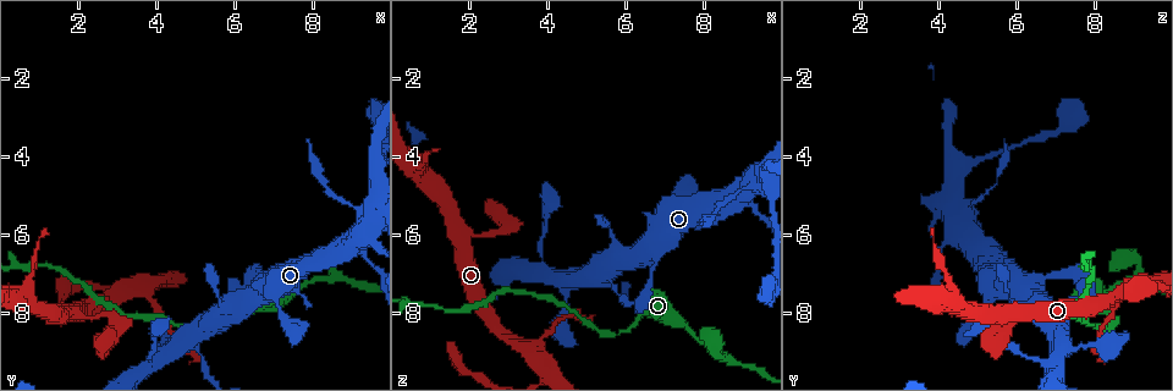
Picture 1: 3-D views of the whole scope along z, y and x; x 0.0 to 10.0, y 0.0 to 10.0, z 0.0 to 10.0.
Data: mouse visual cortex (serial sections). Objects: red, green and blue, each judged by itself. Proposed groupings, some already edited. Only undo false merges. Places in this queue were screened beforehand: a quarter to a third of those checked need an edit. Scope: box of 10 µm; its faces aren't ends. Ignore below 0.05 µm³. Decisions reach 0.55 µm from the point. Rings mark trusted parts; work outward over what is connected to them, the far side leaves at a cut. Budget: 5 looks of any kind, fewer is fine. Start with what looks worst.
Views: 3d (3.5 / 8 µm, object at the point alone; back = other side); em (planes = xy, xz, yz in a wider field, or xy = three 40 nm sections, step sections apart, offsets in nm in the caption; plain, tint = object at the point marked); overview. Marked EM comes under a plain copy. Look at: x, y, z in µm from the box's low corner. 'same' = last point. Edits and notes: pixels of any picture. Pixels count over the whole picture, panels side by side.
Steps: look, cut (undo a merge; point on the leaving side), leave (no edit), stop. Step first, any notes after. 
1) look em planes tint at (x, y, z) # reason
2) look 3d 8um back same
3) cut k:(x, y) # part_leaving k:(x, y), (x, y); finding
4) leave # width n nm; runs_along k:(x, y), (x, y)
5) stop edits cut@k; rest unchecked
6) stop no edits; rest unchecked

look 3d 3.5um at (5.85, 8.15, 8.60)

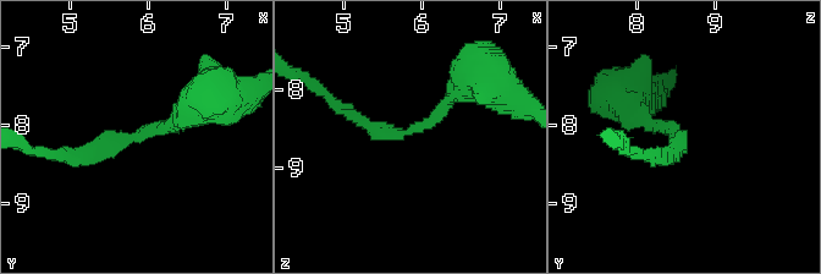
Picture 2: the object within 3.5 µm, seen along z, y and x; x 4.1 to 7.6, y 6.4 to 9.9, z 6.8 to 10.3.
look em xy step 3 tint at (5.85, 8.15, 8.55) # arm_widths 200, 200 nm; now the EM

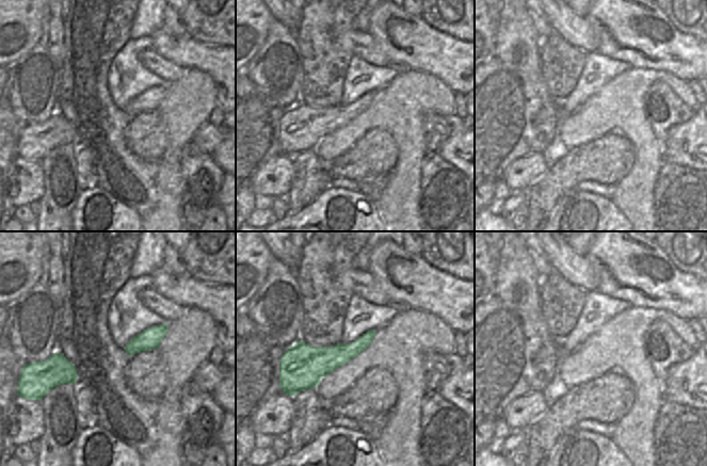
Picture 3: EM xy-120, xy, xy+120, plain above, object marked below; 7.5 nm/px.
leave # runs_along 2:(191, 109), (169, 127), (67, 158); one cell here

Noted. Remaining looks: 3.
look 3d 8um at (8.50, 7.15, 9.15) # arms part here

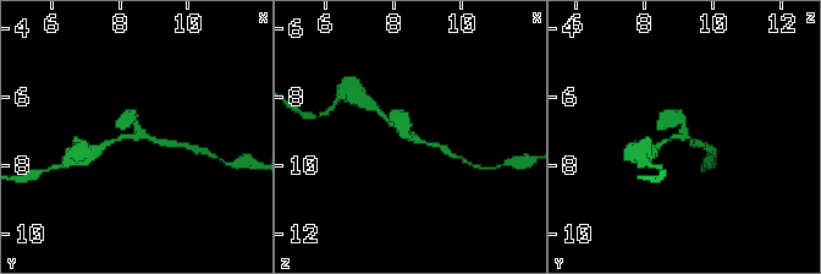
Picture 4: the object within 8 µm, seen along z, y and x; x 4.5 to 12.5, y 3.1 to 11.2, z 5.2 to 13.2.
look 3d 3.5um same # closer look

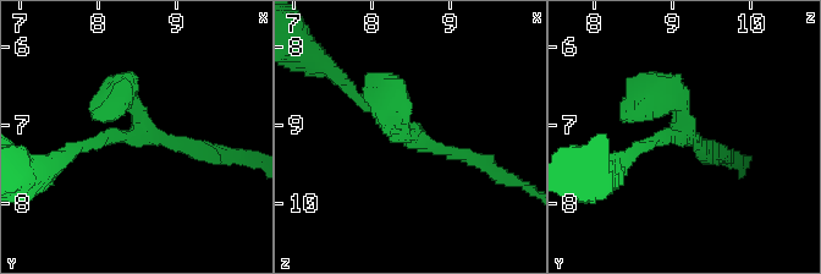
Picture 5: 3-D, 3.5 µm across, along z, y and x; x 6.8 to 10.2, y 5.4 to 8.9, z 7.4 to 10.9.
look em xy step 2 tint at (8.60, 7.05, 9.15) # arms 3; arm_widths 150, 150, 350 nm; now the EM

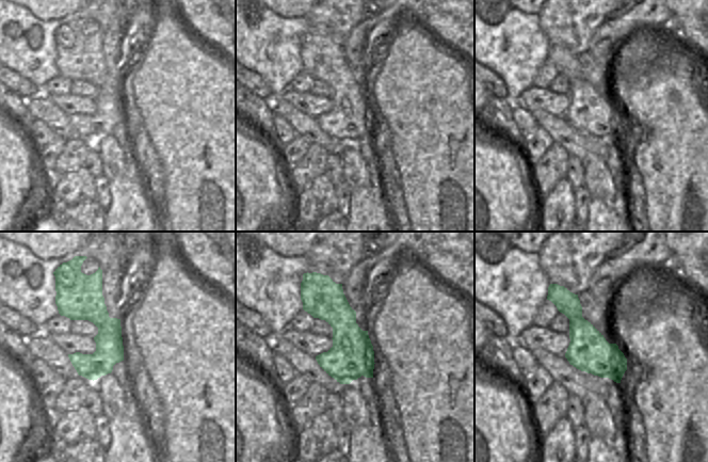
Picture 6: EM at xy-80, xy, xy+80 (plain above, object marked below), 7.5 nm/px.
leave # runs_along 6:(562, 289), (586, 343), (617, 379); all the same cell

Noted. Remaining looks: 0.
stop no edits; rest unchecked

